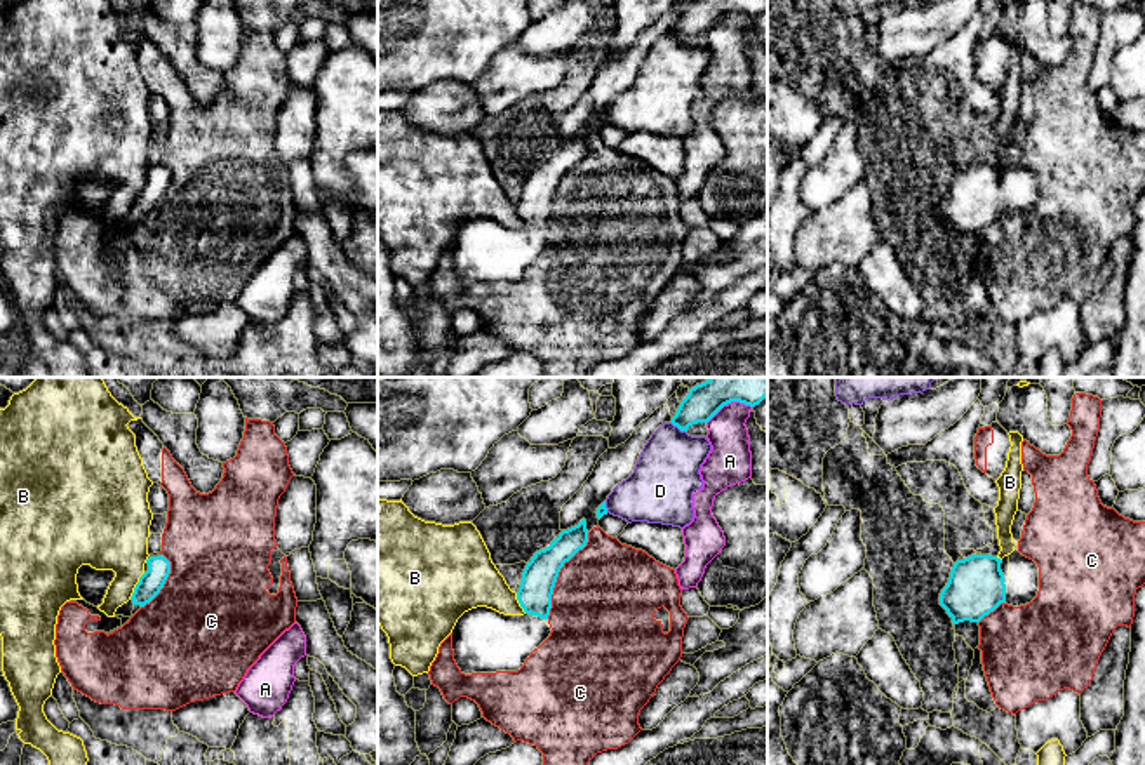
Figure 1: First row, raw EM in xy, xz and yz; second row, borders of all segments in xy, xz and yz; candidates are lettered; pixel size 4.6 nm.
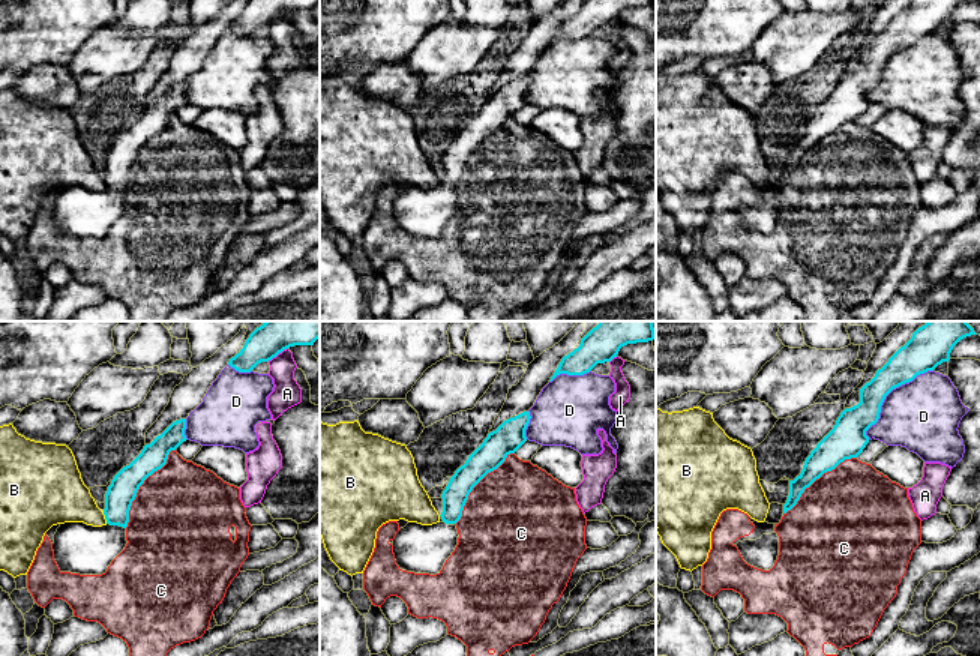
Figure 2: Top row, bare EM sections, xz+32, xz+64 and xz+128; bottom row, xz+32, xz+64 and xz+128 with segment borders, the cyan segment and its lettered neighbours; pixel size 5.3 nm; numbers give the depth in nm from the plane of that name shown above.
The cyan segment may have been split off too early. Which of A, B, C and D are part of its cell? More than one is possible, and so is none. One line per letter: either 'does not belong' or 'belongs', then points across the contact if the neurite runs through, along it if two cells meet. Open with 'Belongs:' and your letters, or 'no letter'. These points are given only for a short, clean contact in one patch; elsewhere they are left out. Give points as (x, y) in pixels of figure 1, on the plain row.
Belongs: no letter
A: does not belong
B: does not belong; border xy (145, 183), (129, 209)
C: does not belong
D: does not belong

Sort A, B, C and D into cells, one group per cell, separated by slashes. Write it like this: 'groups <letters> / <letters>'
groups A / B / C / D

